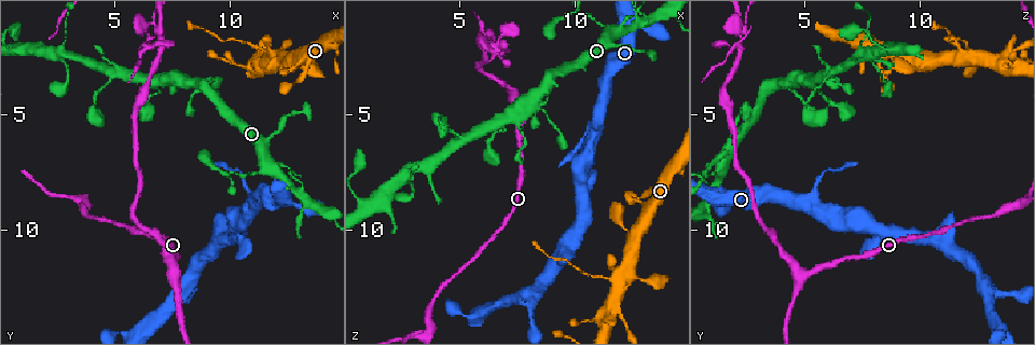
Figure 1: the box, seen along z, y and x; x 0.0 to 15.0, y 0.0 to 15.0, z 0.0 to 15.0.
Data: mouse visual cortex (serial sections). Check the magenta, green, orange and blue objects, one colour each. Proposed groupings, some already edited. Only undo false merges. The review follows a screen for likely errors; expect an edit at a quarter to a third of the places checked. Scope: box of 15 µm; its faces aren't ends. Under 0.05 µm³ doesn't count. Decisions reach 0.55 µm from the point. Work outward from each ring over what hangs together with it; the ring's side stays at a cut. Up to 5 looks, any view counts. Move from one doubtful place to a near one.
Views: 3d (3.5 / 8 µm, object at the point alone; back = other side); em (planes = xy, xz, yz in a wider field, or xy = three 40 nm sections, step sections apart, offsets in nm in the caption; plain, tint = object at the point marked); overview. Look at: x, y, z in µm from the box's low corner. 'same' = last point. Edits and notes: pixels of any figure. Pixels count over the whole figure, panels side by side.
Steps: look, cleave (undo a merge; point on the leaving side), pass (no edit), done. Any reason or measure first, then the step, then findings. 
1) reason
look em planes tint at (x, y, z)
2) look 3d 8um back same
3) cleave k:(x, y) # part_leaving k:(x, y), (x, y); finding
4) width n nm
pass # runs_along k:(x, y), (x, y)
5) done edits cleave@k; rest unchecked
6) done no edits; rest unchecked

small branch off a trunk
look 3d 8um at (11.5, 7.3, 1.2)

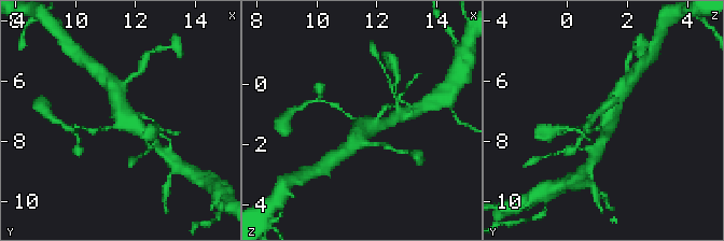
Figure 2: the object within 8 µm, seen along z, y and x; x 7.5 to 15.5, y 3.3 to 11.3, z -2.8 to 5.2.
arms 4; arm_widths 150, 200, 400, 500 nm; need the tissue
look em xy step 1 tint at (11.6, 7.3, 1.3)

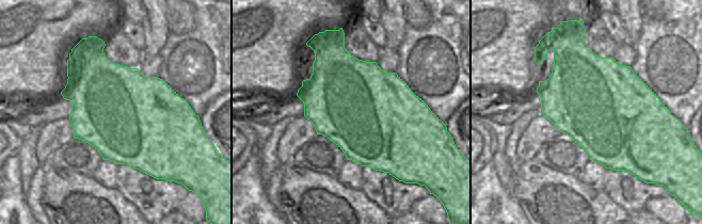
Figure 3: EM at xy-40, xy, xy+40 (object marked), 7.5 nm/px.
width 700 nm
pass # runs_along 2:(117, 88), (119, 107), (148, 137); one cell here

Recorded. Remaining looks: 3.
thick turns thin
look 3d 3.5um at (5.0, 3.1, 6.1)

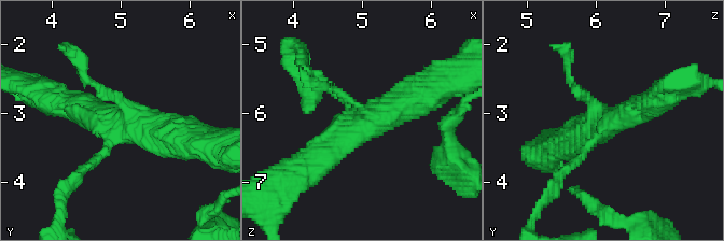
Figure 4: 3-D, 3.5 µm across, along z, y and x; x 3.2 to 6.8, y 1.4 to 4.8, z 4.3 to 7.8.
look em xy step 3 tint at (5.05, 3.15, 6.15)

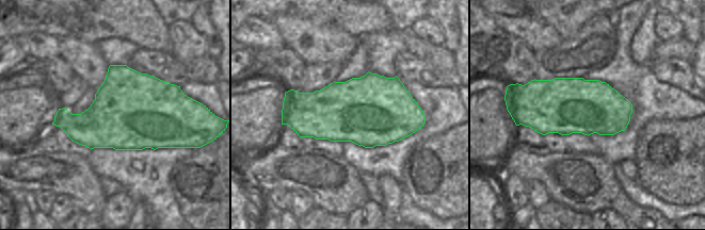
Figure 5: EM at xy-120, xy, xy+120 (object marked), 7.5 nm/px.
pass # runs_along 4:(426, 93), (349, 131), (312, 164); one cell here

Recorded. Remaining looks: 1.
done no edits; rest unchecked

